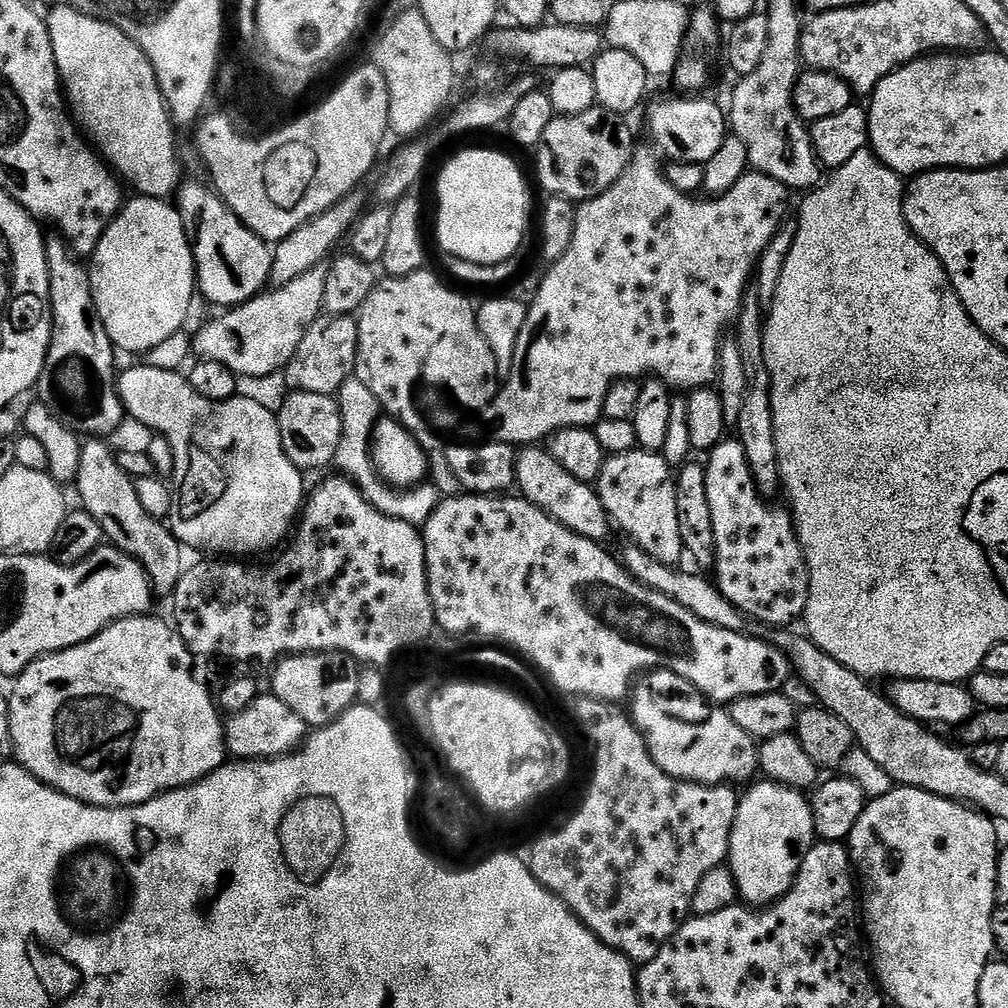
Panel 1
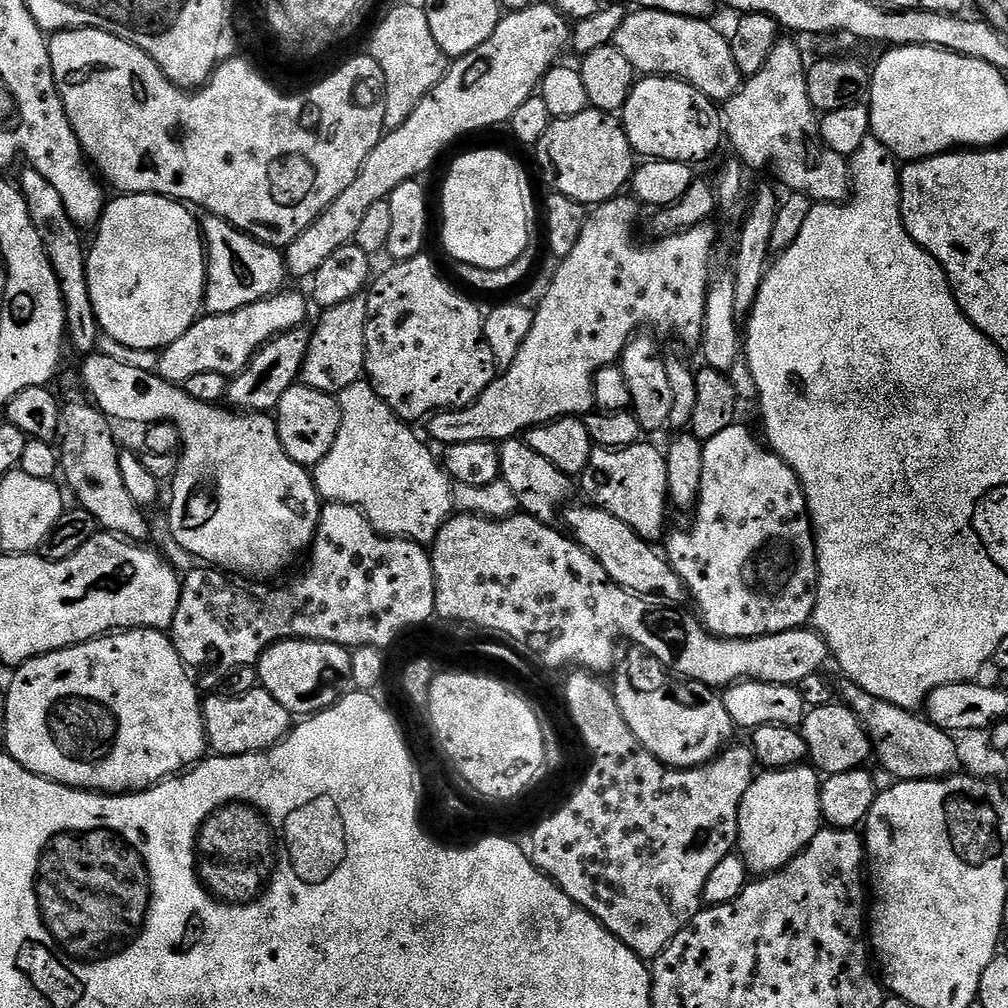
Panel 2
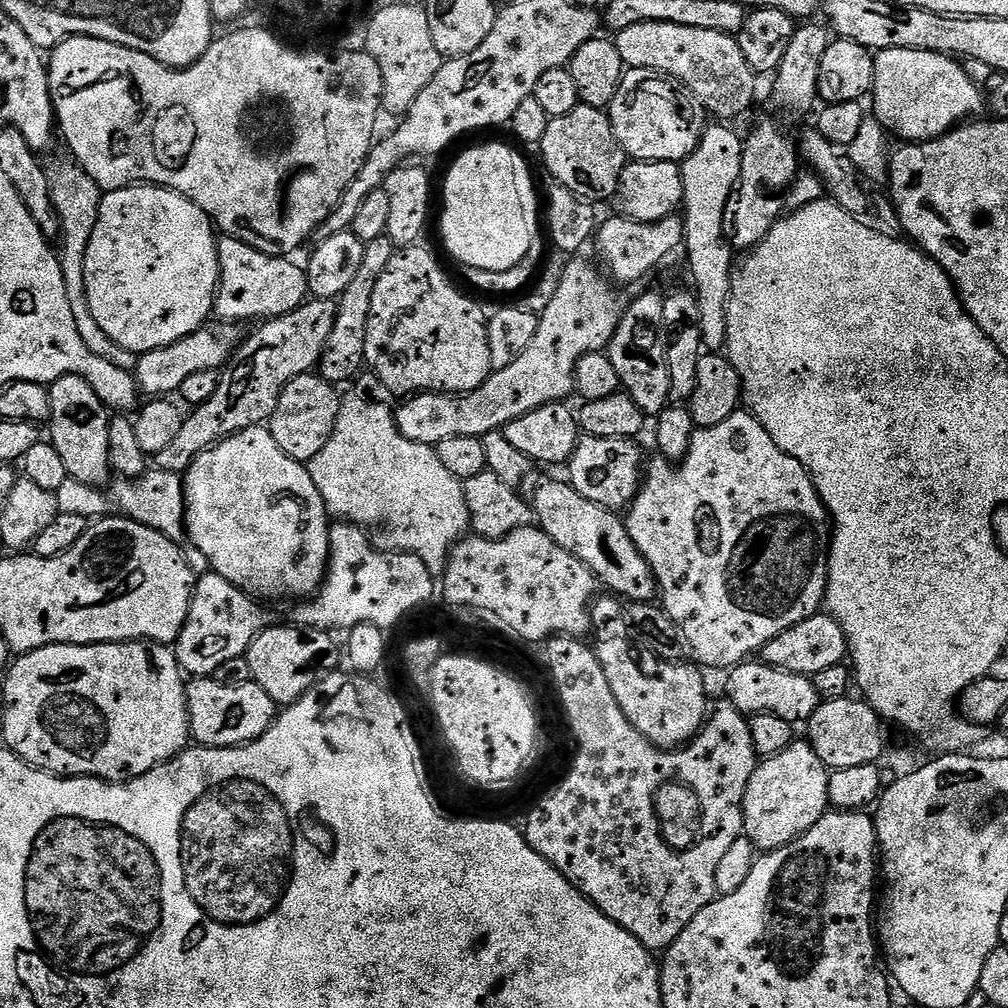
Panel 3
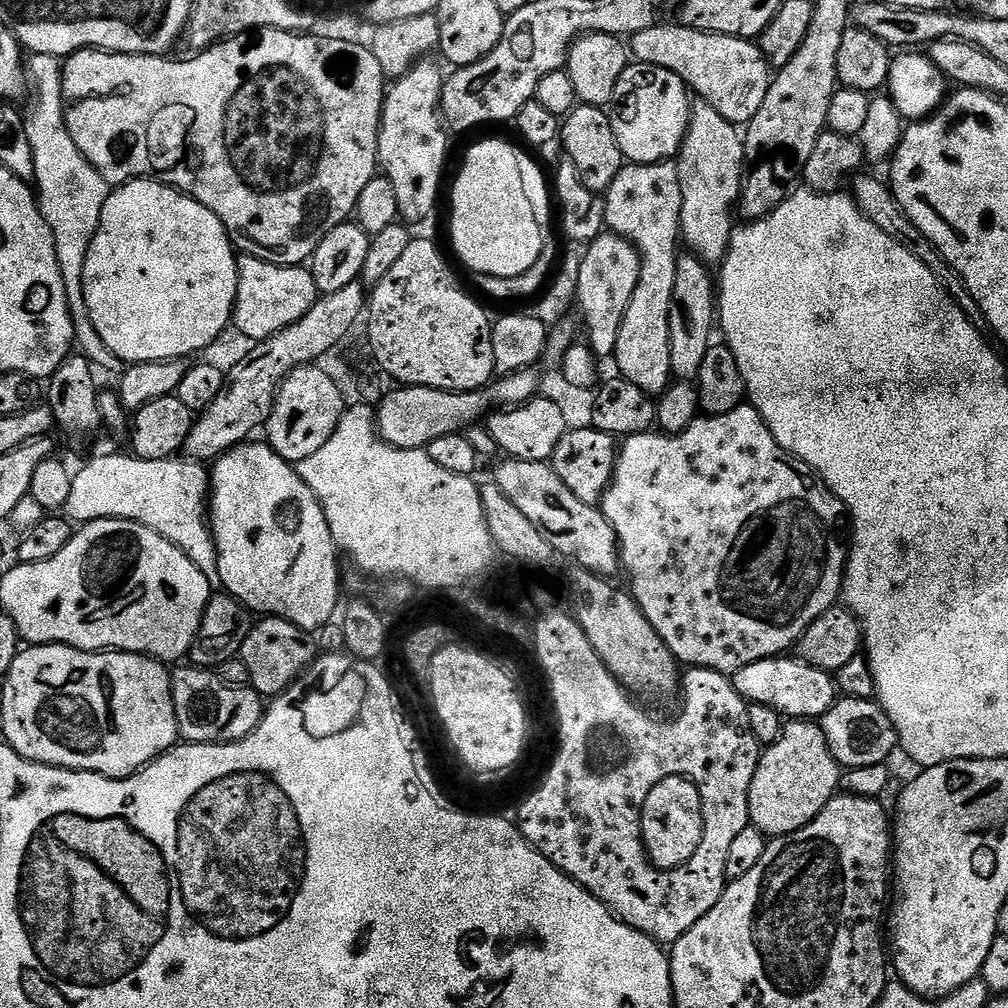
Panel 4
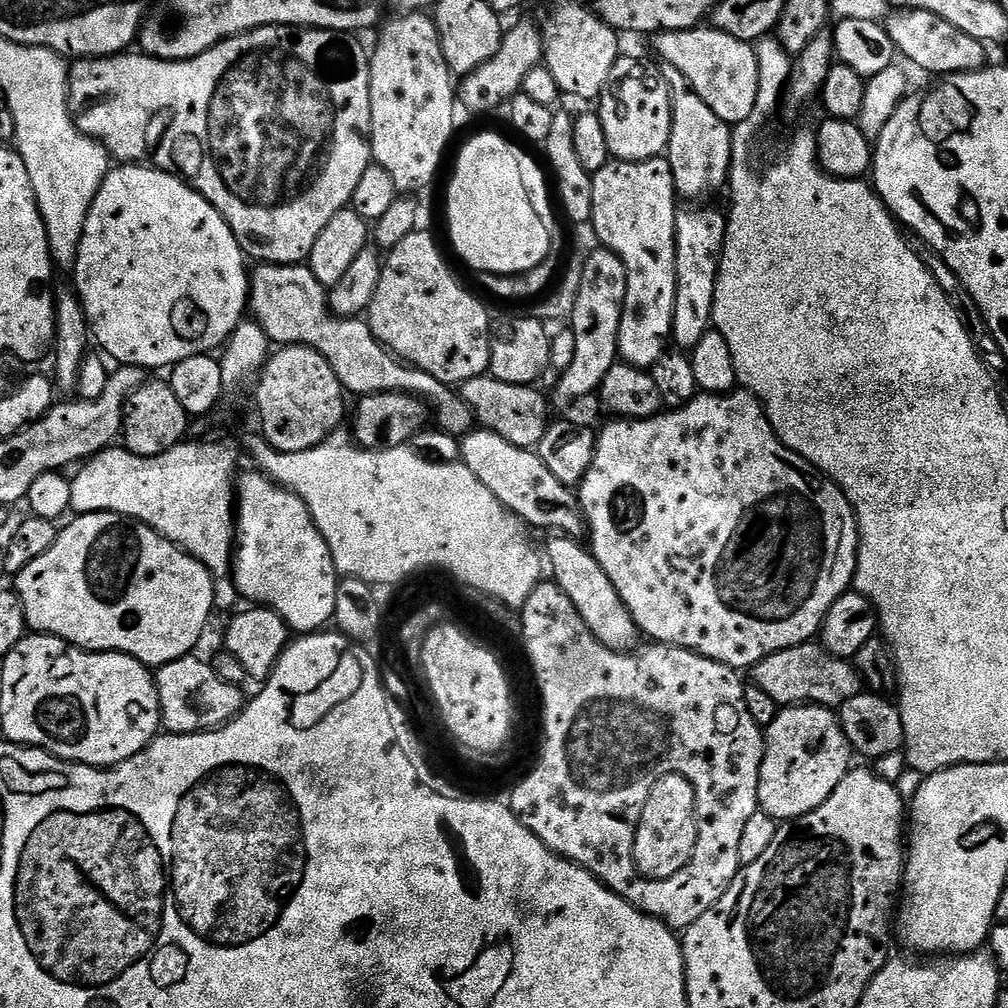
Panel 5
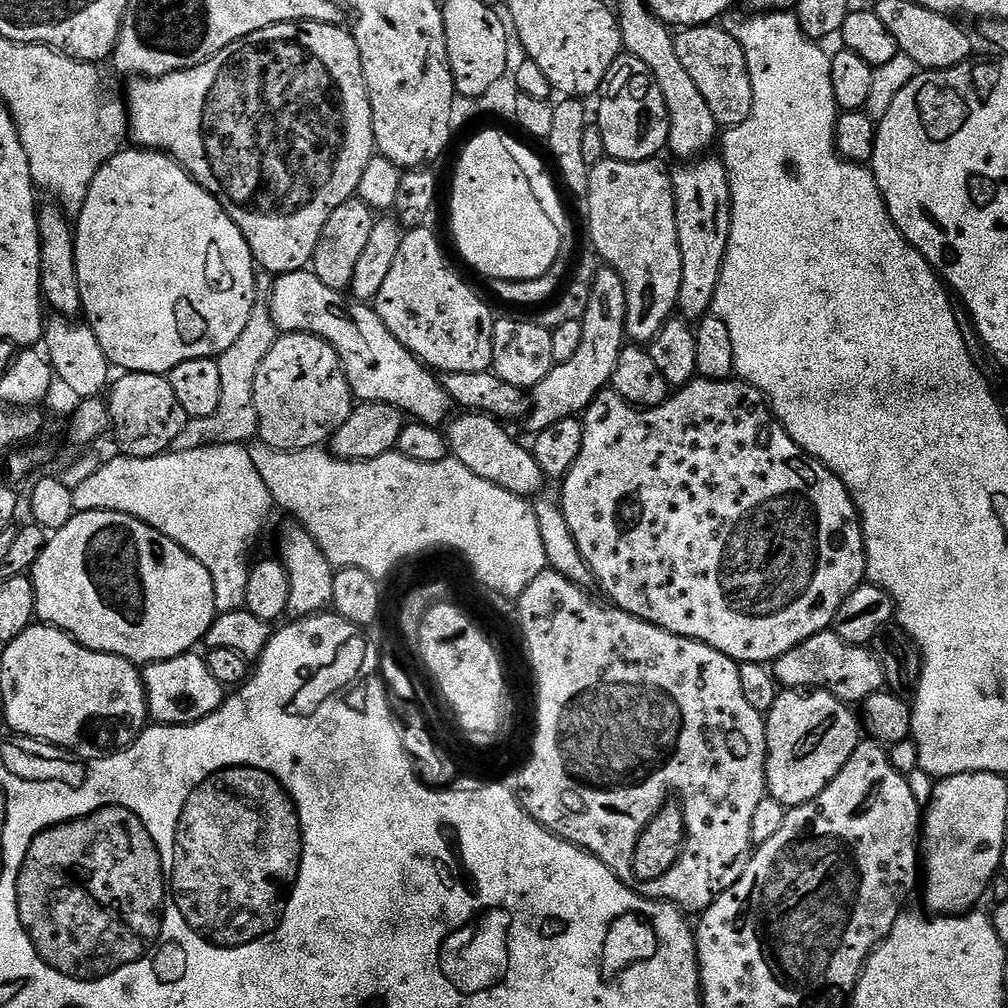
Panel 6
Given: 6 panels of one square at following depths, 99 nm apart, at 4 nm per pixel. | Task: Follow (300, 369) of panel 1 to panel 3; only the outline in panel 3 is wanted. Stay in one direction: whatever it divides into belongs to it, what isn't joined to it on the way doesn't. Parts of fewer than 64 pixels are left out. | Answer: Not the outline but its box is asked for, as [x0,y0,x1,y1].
[318,235,397,386]

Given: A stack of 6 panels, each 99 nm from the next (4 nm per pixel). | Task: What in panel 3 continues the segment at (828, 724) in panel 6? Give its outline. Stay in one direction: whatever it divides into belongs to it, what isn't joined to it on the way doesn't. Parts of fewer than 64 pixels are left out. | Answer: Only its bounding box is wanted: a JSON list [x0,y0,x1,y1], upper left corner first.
[744,738,829,853]

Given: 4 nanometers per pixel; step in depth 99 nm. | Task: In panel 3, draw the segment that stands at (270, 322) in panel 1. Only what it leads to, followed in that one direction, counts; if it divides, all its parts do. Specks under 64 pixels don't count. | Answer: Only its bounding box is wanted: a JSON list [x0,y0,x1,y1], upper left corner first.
[134,326,234,398]

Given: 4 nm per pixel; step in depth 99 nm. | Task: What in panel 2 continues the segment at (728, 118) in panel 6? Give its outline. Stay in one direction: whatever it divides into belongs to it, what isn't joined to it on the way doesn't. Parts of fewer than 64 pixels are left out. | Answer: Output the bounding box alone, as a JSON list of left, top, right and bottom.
[614,8,742,102]

